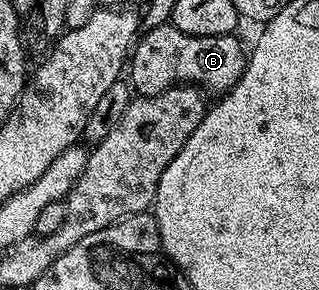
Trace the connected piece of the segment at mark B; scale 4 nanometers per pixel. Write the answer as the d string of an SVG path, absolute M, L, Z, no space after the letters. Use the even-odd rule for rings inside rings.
M165 24L156 26L152 30L144 30L139 35L134 49L130 54L130 85L137 95L161 94L163 90L169 90L177 84L195 84L205 91L220 90L227 92L232 85L242 76L246 61L246 46L236 39L235 33L222 36L190 36L182 32L177 26Z

